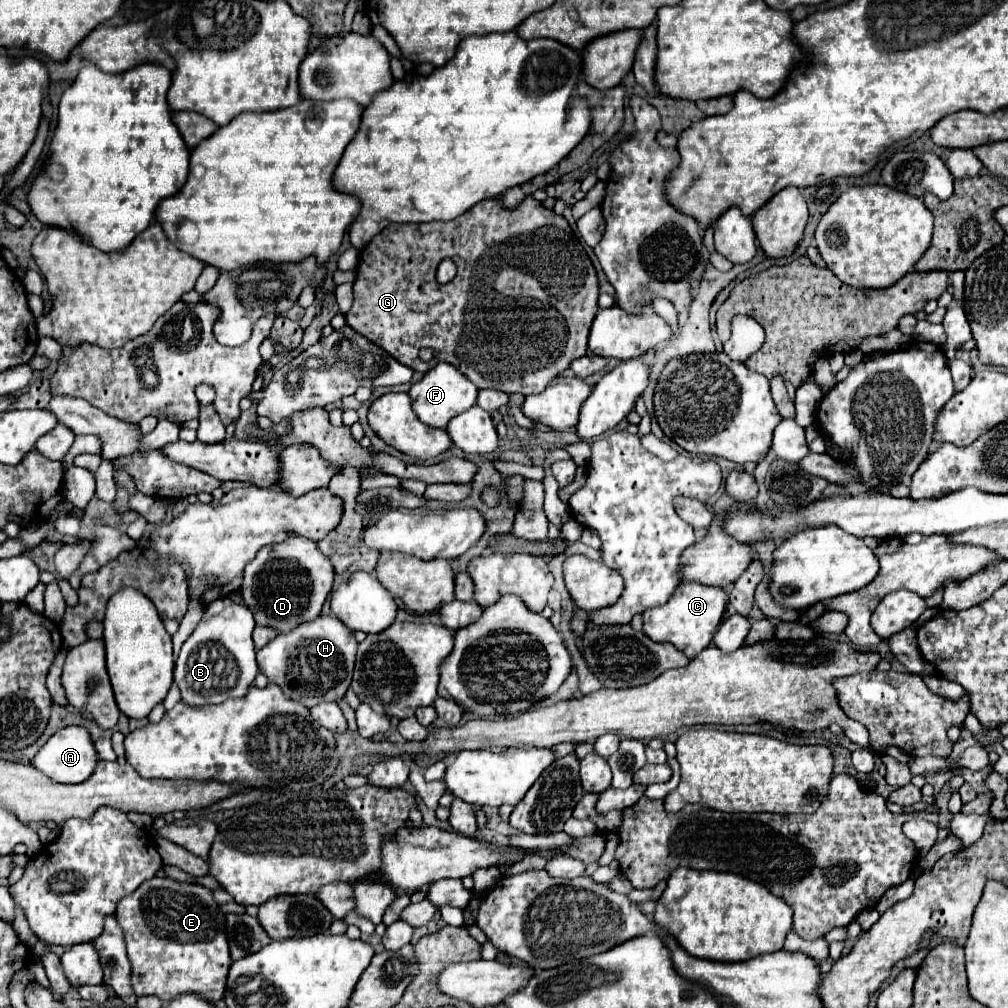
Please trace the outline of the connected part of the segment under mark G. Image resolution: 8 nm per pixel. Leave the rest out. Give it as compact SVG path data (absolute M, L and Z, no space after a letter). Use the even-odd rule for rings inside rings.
M527 196L521 202L521 206L515 208L515 210L503 208L499 198L491 198L491 200L475 204L471 210L467 210L465 214L461 214L455 220L449 220L449 222L389 224L385 230L381 230L361 250L359 274L357 274L355 284L353 284L353 292L355 292L355 302L353 302L353 308L345 316L347 324L353 330L357 330L359 334L363 334L367 340L371 340L373 344L381 346L385 352L389 352L393 358L397 358L405 366L409 366L409 368L413 368L417 372L429 372L435 364L449 362L459 372L463 372L463 376L467 376L473 384L477 384L477 388L493 388L493 390L501 390L501 392L509 392L509 394L511 392L521 392L525 396L541 392L555 376L559 376L561 372L565 372L569 368L573 358L581 358L581 356L587 354L589 328L591 328L593 318L599 312L599 306L597 306L599 280L597 280L595 268L593 268L587 252L583 250L581 242L573 234L573 230L567 224L567 220L563 216L557 216L553 210L545 208L541 202L537 202L531 196ZM443 258L451 258L455 262L455 266L457 266L457 276L451 282L447 282L447 284L439 284L435 280L435 270L437 270L437 266L439 266L439 262ZM425 346L435 350L435 356L433 356L431 362L421 362L419 360L419 350L425 348Z

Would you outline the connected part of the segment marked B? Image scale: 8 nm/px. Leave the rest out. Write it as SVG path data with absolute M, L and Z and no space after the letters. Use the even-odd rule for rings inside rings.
M219 598L205 608L203 620L185 640L175 660L175 682L181 690L181 702L191 708L201 708L247 694L249 686L259 674L251 640L253 628L255 620L249 608L233 602L231 598Z

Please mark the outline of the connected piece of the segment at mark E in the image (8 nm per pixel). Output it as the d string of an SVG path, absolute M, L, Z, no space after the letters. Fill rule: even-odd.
M157 876L141 884L133 894L125 896L117 904L115 918L125 932L127 954L133 968L131 980L137 996L157 996L165 1002L181 994L197 994L209 1002L223 998L231 956L225 936L225 914L217 908L209 888L195 882L177 882L167 876Z

